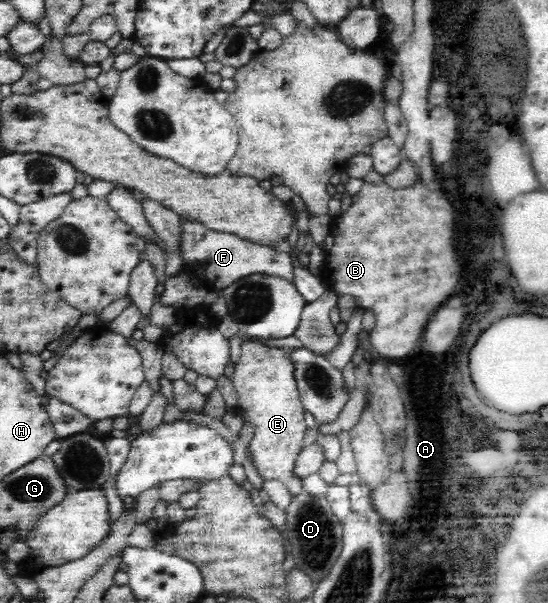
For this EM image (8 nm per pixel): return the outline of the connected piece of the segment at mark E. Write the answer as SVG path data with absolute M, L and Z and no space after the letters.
M241 334L238 336L244 340L241 343L241 359L234 366L235 375L231 381L235 389L239 391L239 411L243 411L241 413L243 419L253 423L255 427L255 437L250 443L252 461L263 480L277 479L287 487L292 496L297 496L303 492L302 481L293 475L293 467L297 455L302 450L301 439L305 435L307 426L303 420L304 407L299 399L298 388L293 377L293 364L291 364L291 359L287 358L287 353L291 351L291 348L269 347L262 343L253 343Z

